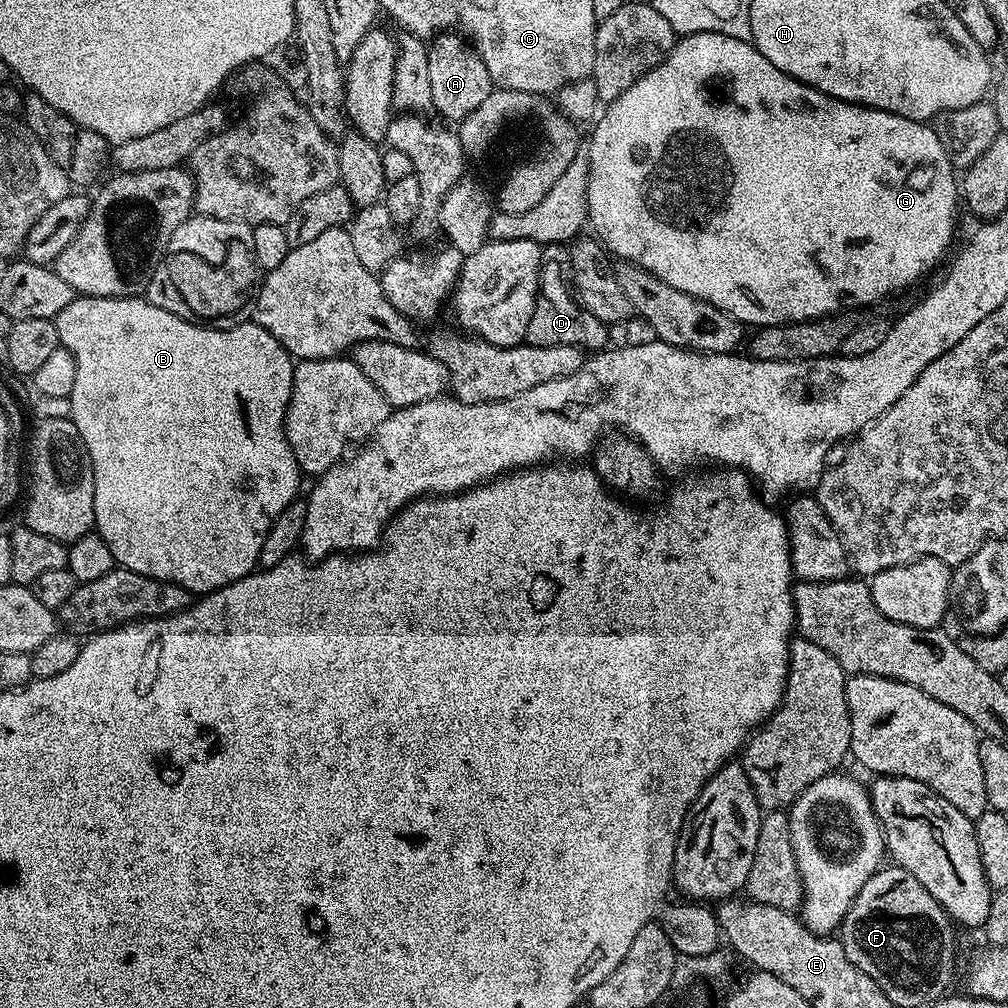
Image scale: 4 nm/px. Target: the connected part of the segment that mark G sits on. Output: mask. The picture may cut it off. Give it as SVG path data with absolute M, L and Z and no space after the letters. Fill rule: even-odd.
M713 32L680 36L662 63L638 78L630 90L605 108L595 121L597 124L592 137L586 140L587 223L597 232L599 243L621 261L636 264L654 274L666 282L666 286L674 286L674 290L682 290L682 294L710 302L710 306L718 306L718 310L730 314L739 324L753 329L769 328L775 324L822 320L826 316L852 310L848 308L868 308L918 283L944 255L949 255L952 231L956 228L958 176L948 151L942 142L938 142L935 127L919 120L902 118L893 112L835 100L833 96L827 96L825 92L778 70L778 66L767 60L749 41Z

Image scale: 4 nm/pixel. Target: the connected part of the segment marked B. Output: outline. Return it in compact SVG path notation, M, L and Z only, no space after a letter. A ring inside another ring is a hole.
M77 295L76 299L70 302L70 306L66 306L66 310L59 312L54 319L56 321L56 329L58 330L58 338L60 339L60 347L65 348L74 358L74 390L70 397L72 402L72 415L70 419L74 422L74 426L90 454L90 462L94 470L94 518L96 519L94 528L98 535L106 542L106 546L110 546L110 554L114 554L117 565L126 570L134 570L138 574L148 576L152 580L165 580L171 584L177 584L193 594L213 592L230 582L238 582L243 576L248 576L251 572L257 571L260 555L262 554L262 542L266 542L266 534L270 534L270 526L274 526L278 514L282 514L282 510L286 510L286 506L290 506L292 501L297 499L299 492L296 491L299 490L300 479L302 479L300 466L296 463L294 454L290 450L290 442L284 433L284 419L286 418L286 410L290 402L290 394L292 393L294 360L278 342L278 338L274 338L274 334L270 334L266 329L254 322L236 324L232 328L214 328L203 324L193 324L191 320L183 320L174 314L170 314L170 310L162 310L158 306L154 306L146 298L137 298L135 296Z

